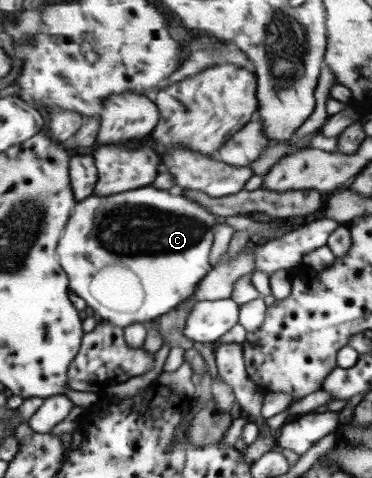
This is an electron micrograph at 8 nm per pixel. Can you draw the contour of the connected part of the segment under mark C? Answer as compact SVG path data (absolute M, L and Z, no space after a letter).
M146 187L146 189L134 189L132 193L120 193L120 195L112 195L112 197L96 197L94 195L94 197L88 197L84 201L79 201L75 207L76 209L72 212L71 219L67 223L67 228L64 229L64 241L59 243L60 263L68 274L71 291L85 299L90 311L97 313L104 322L112 322L113 325L126 329L135 323L152 322L161 316L167 316L167 313L178 308L182 301L186 301L193 295L196 288L199 287L199 282L211 272L210 255L212 255L214 239L216 239L216 227L220 225L220 221L214 212L208 211L208 208L202 207L200 203L196 203L182 194L172 195L168 190Z

